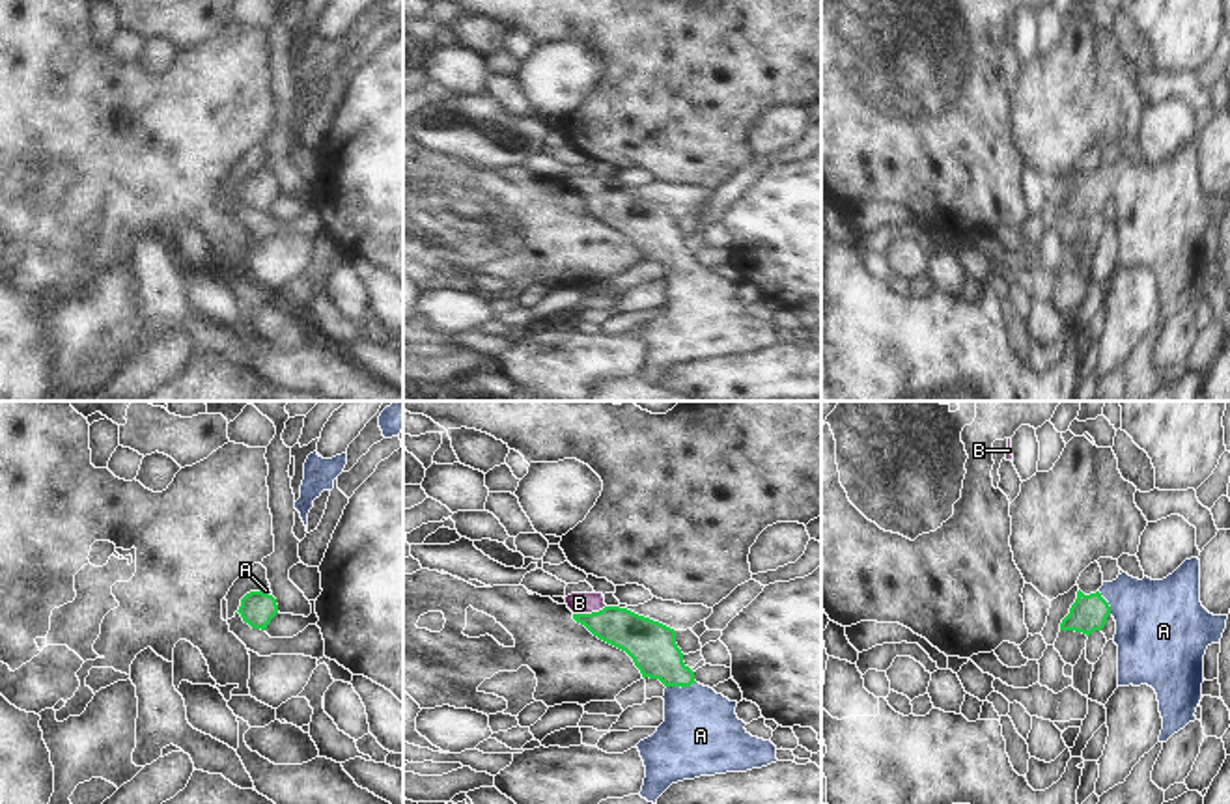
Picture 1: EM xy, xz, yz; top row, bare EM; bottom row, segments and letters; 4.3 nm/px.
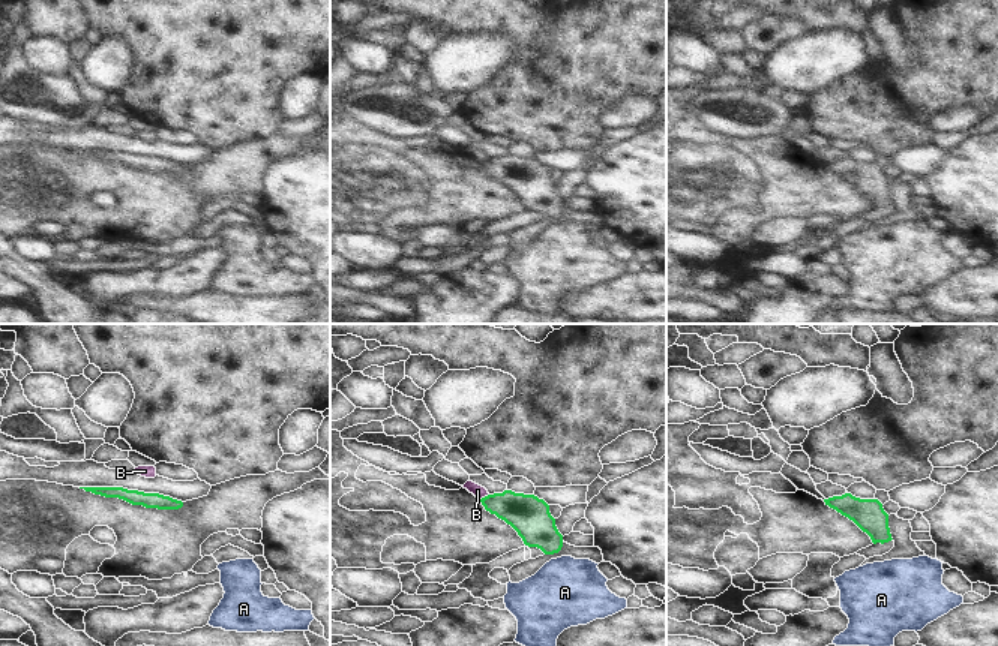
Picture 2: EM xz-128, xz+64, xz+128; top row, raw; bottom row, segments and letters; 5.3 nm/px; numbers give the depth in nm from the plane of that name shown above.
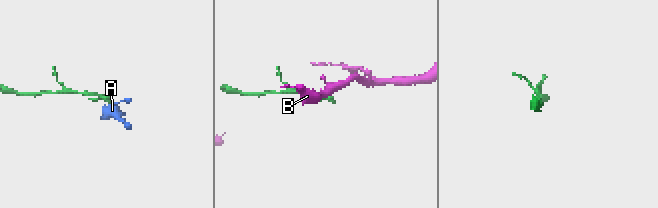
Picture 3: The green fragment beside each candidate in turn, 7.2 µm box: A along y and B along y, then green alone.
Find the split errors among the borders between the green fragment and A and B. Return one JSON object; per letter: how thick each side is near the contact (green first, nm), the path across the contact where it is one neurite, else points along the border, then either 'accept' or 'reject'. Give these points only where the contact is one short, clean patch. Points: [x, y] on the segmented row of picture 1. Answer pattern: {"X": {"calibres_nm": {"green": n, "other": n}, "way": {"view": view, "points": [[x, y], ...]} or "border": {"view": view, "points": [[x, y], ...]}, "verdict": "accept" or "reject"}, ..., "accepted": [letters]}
{"A": {"calibres_nm": {"green": 200, "other": 340}, "way": {"view": "xz", "points": [[652, 646], [680, 685], [698, 722], [700, 735]]}, "verdict": "accept"}, "B": {"calibres_nm": {"green": 180, "other": 100}, "border": {"view": "xz", "points": [[605, 605], [594, 612], [573, 614]]}, "verdict": "reject"}, "accepted": ["A"]}

